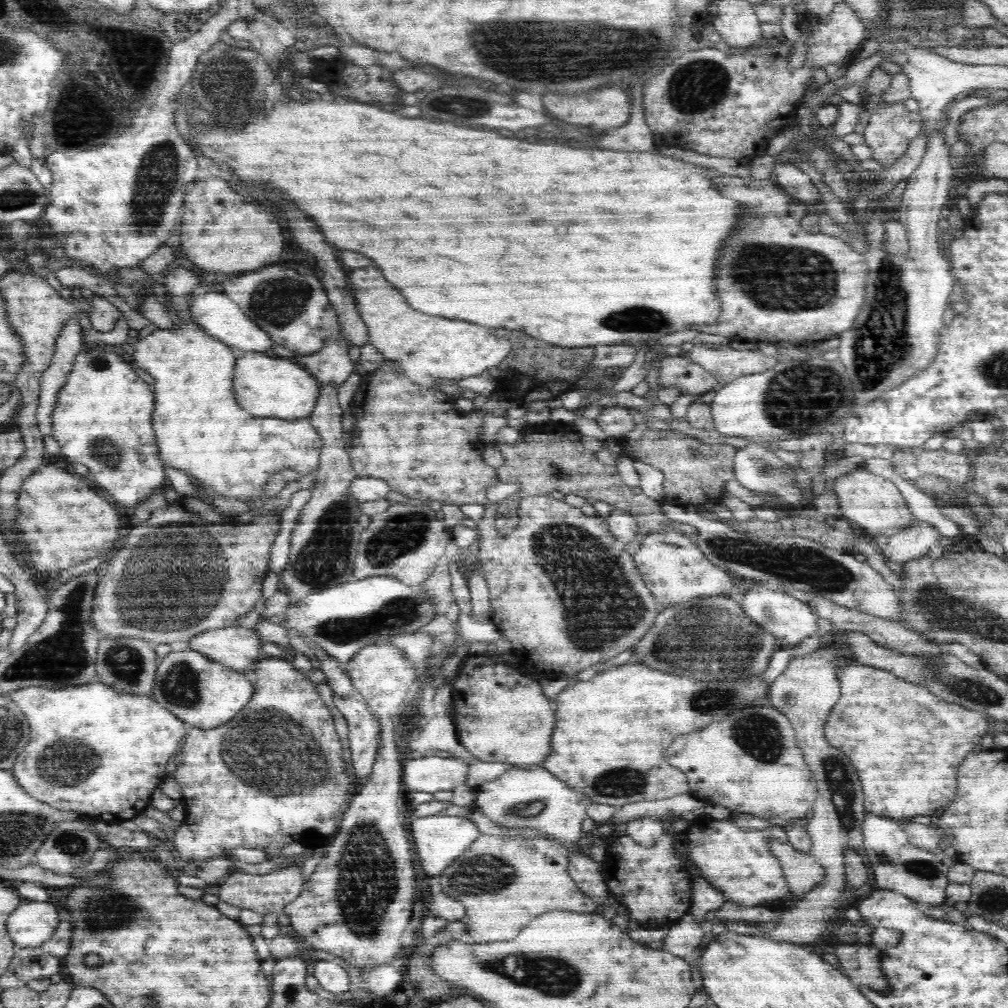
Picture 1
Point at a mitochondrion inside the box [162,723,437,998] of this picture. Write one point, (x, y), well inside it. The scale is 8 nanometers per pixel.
(367, 883)

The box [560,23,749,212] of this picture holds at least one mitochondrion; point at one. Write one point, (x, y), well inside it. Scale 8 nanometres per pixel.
(697, 87)

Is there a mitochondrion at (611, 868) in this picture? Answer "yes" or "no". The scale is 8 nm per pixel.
no

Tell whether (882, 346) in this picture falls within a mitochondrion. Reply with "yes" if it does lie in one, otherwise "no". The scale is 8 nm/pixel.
yes

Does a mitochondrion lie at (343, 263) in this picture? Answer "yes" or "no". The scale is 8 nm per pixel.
no

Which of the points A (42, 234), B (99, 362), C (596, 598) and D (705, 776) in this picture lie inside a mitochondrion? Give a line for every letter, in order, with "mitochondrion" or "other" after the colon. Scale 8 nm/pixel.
A: other
B: mitochondrion
C: mitochondrion
D: other

